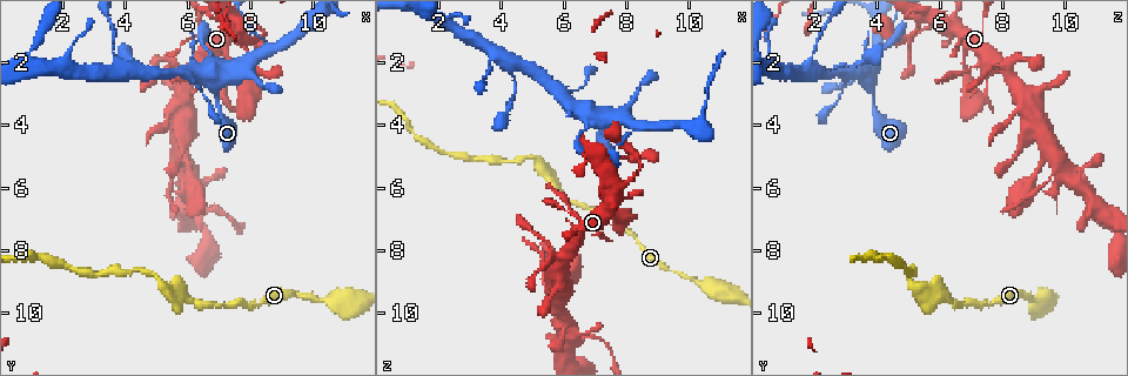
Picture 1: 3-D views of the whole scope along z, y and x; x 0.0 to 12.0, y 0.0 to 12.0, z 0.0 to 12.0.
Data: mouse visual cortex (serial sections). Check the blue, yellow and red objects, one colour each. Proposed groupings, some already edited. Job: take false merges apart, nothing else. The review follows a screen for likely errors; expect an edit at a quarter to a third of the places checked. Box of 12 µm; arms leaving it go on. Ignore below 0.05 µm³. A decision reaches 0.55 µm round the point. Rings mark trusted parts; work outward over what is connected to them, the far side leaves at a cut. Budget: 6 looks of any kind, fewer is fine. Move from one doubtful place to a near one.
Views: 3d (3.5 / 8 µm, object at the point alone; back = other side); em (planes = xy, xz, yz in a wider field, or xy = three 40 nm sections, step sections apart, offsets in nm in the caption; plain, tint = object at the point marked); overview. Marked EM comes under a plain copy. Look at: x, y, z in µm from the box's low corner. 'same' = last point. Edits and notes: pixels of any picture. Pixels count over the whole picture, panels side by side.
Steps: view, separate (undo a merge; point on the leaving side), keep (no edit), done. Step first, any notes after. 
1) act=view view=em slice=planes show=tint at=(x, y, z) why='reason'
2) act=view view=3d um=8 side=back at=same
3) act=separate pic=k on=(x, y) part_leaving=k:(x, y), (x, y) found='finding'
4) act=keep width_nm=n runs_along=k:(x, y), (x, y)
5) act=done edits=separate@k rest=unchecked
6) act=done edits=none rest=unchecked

act=view view=3d um=3.5 side=back at=(7.0, 2.6, 3.7) why='four arms meet'

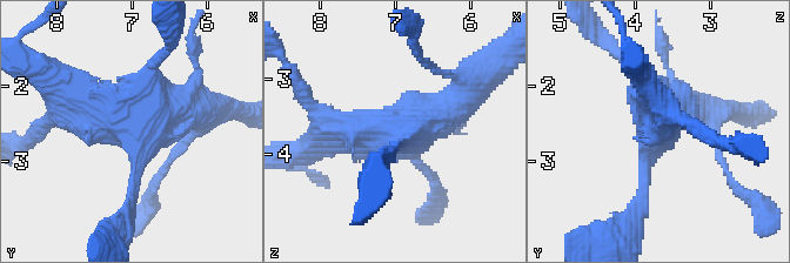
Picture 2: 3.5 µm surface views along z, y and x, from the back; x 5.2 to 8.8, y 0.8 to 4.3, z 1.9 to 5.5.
act=keep runs_along=2:(128, 208), (140, 125), (198, 110) found='continuous, no second cell'

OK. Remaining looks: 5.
act=view view=3d um=3.5 at=(8.5, 1.6, 4.0) why='thin arm on a thick one'

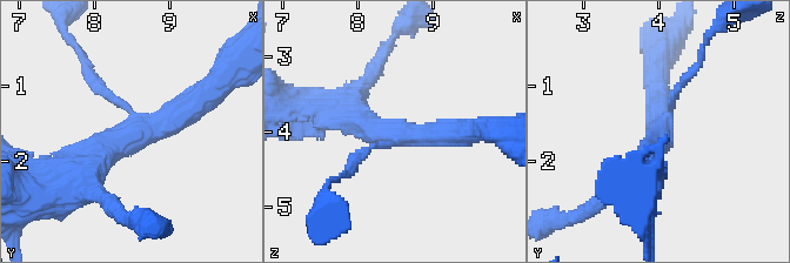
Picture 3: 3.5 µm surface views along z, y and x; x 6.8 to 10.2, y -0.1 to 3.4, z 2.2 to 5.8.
act=view view=em slice=planes show=tint at=(8.60, 1.65, 4.05) arms=3 arm_widths_nm=150,350,350 why='need the tissue'

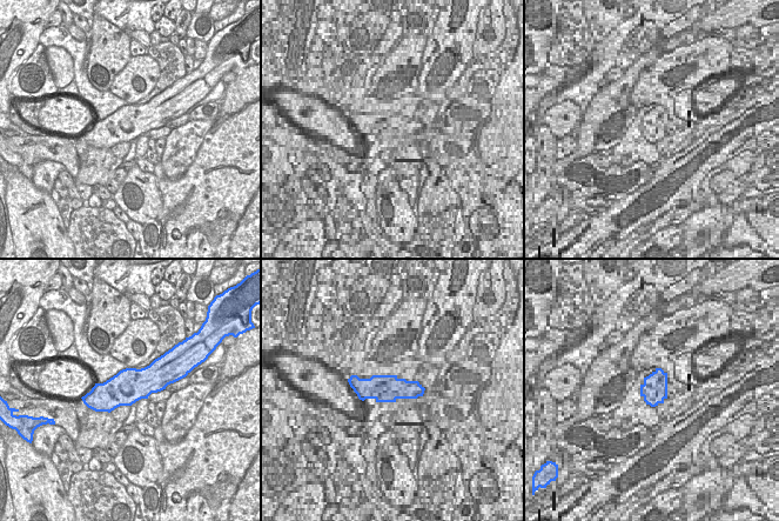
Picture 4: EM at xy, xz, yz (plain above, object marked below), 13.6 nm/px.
act=view view=em slice=xy step=5 show=tint at=same why='cut it another way'

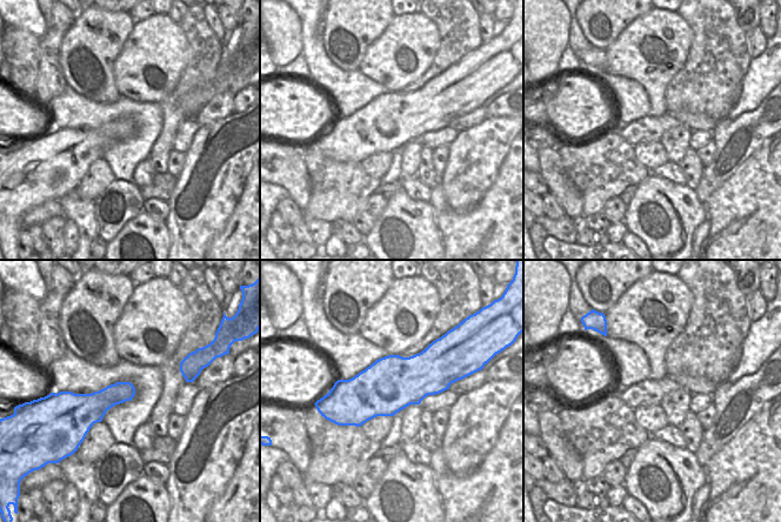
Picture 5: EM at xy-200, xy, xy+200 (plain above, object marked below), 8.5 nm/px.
act=keep width_nm=480 runs_along=3:(75, 172), (205, 95) found='all the same cell'

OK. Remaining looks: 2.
act=done edits=none rest=unchecked

